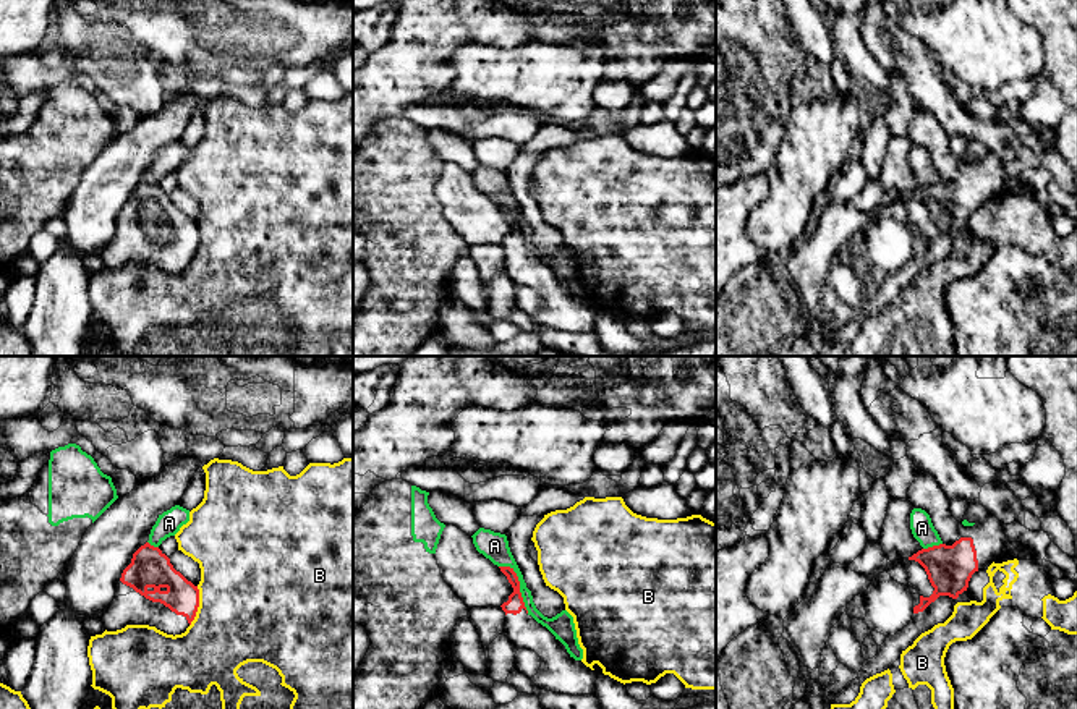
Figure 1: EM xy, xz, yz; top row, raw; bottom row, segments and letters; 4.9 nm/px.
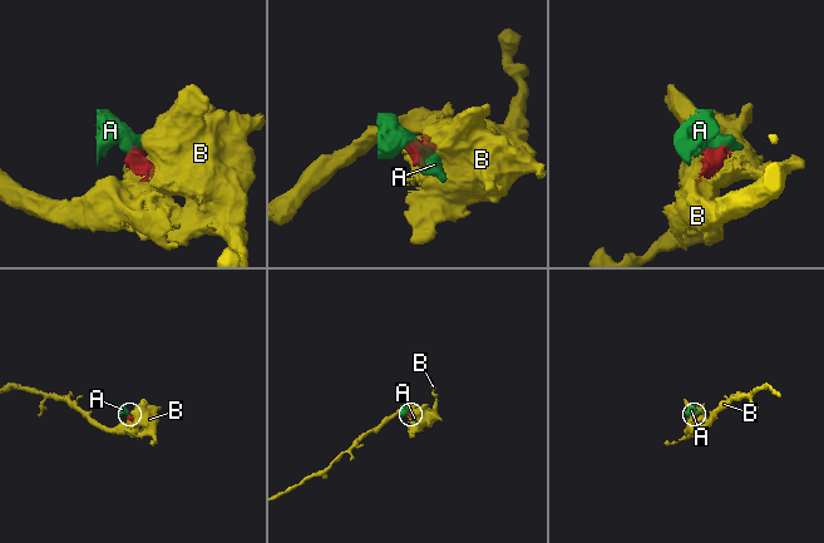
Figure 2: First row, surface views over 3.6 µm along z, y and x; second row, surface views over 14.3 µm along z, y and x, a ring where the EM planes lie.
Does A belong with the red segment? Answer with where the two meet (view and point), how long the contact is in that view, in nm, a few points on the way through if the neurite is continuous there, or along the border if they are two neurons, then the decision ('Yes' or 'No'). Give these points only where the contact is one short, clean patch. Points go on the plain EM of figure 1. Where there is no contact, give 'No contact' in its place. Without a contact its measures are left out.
Touches red at xz (519, 222). Shared border 280 nm. Boundary: xz (499, 203), (507, 203), (515, 211), (519, 229), (528, 250). No

